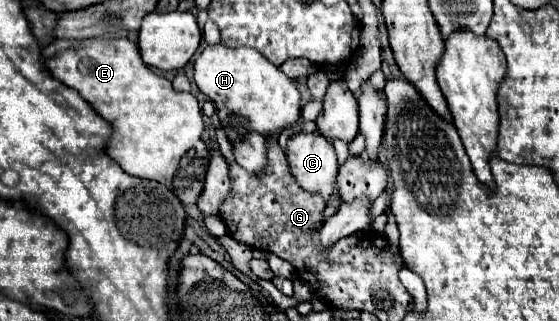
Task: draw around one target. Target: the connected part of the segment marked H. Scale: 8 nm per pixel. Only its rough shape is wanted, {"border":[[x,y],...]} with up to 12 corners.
{"border":[[207,46],[197,88],[231,144],[297,124],[301,94],[253,48]]}

